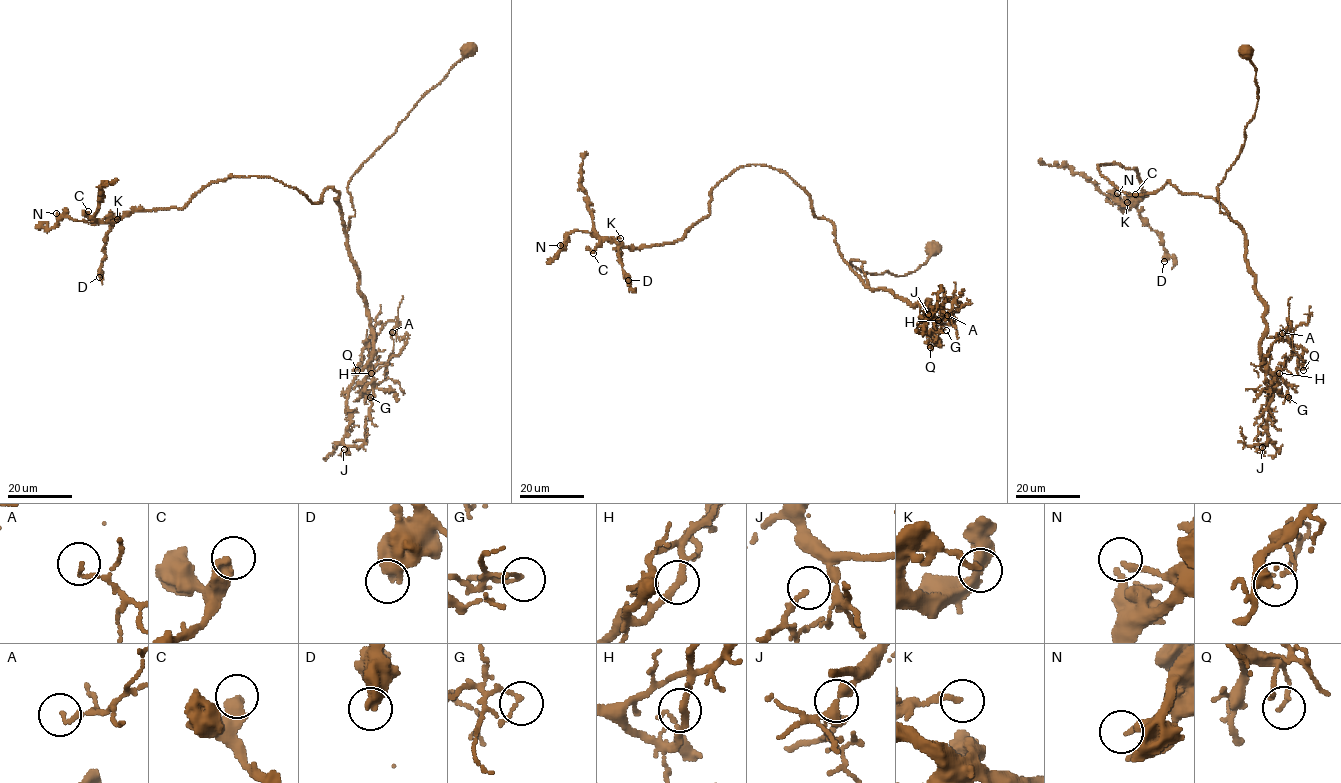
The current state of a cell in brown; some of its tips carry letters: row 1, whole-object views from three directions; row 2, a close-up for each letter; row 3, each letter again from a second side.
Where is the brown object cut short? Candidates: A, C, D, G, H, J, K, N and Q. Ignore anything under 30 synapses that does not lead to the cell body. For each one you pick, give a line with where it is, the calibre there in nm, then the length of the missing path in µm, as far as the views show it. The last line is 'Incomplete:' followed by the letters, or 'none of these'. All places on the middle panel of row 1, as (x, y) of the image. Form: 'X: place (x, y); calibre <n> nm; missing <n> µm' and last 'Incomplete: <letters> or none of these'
Incomplete: none of these

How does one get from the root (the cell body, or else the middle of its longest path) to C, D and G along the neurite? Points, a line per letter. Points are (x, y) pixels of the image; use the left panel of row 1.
C: (468, 47), (352, 177), (347, 230), (336, 190), (312, 203), (266, 176), (88, 211)
D: (468, 47), (352, 177), (347, 230), (330, 187), (312, 203), (230, 176), (181, 208), (114, 220), (99, 277)
G: (468, 47), (348, 184), (355, 214), (349, 219), (348, 252), (374, 341), (372, 387), (360, 396), (370, 397)

